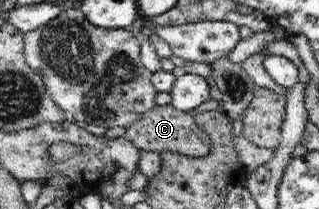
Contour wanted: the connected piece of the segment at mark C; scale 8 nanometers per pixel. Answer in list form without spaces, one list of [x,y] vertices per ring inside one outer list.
[[[172,104],[155,105],[147,111],[138,121],[126,128],[125,136],[138,147],[140,151],[148,150],[159,153],[174,152],[184,156],[206,157],[212,151],[212,143],[209,135],[201,131],[191,113],[182,113]]]

